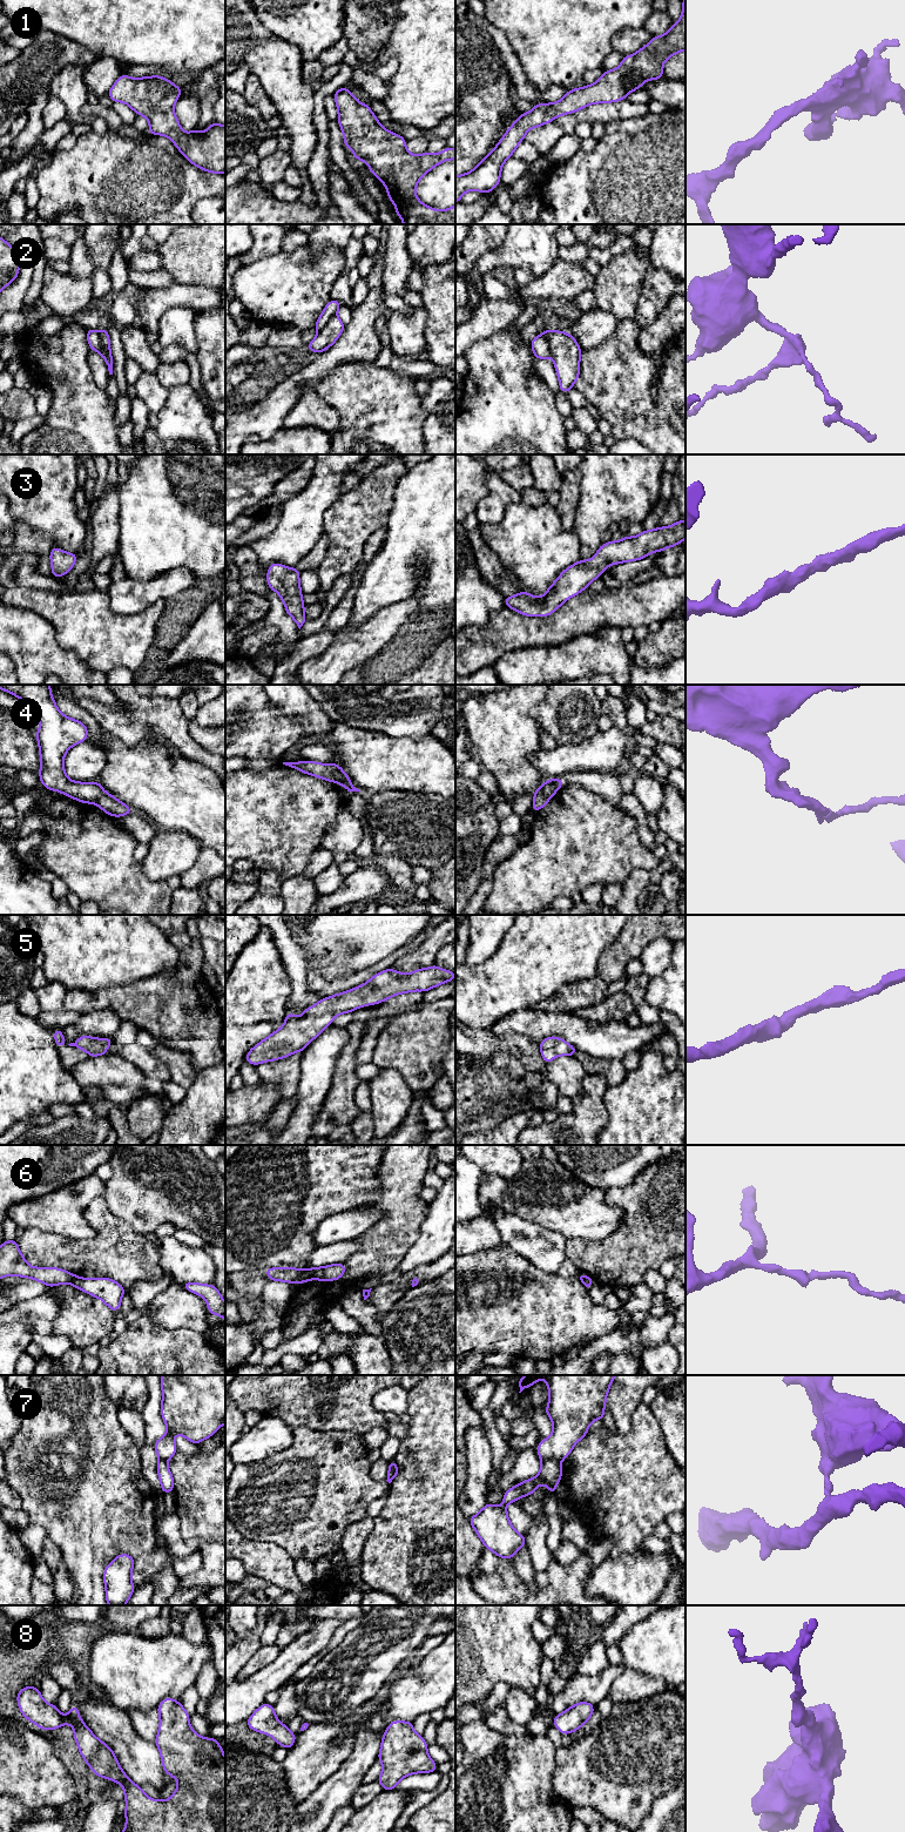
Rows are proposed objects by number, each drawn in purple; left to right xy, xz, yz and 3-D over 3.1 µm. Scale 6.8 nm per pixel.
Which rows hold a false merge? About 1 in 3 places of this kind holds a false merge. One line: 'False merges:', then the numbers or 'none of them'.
False merges: 2, 4, 6, 7

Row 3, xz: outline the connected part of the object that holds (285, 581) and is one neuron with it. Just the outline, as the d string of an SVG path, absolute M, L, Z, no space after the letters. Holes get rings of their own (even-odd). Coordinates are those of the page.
M272 563L266 572L266 582L270 590L278 593L283 600L286 613L293 618L296 625L300 627L305 624L304 601L302 599L302 588L299 586L300 572L296 568L289 568L279 563Z

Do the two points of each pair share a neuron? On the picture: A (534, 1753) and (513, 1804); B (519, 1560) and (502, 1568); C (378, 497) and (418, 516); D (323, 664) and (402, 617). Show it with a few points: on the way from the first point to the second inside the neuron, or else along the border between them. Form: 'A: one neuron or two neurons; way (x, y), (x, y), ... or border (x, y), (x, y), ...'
A: one neuron; way (522, 1766), (513, 1776), (513, 1791)
B: two neurons; border (510, 1560), (518, 1575), (528, 1587)
C: two neurons; border (400, 477), (393, 492), (393, 506), (384, 525)
D: one neuron; way (343, 655), (382, 628)

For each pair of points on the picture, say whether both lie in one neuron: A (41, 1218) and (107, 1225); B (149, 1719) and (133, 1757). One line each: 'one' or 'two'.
A: two
B: two

